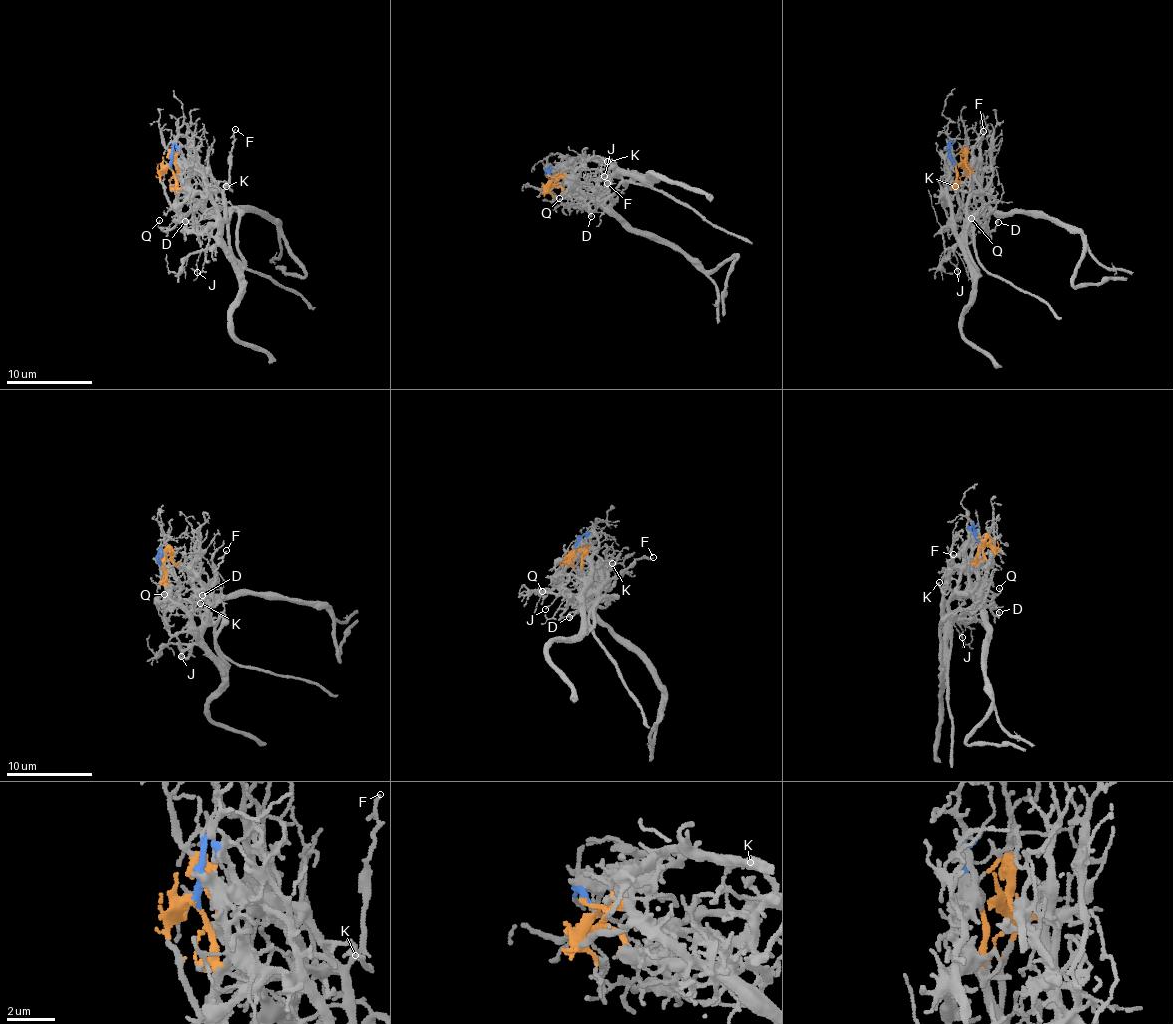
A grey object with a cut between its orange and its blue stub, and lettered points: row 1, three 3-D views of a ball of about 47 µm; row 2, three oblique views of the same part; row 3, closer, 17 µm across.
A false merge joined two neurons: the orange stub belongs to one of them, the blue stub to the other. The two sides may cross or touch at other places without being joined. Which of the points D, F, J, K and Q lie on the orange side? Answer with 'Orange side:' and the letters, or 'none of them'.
Orange side: D, Q

